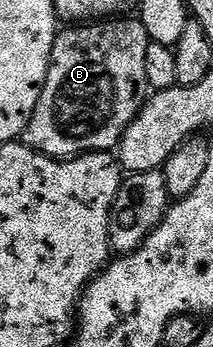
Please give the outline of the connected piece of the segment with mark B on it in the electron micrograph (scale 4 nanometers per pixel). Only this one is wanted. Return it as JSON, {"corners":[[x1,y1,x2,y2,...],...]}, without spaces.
{"corners":[[128,19,80,23,57,32,44,90,30,123,24,128,23,144,57,159,78,157,82,153,106,153,119,146,126,127,130,127,130,123,140,114,140,108,150,93,146,79,146,47,150,43,146,27,142,27,139,19,124,20]]}

